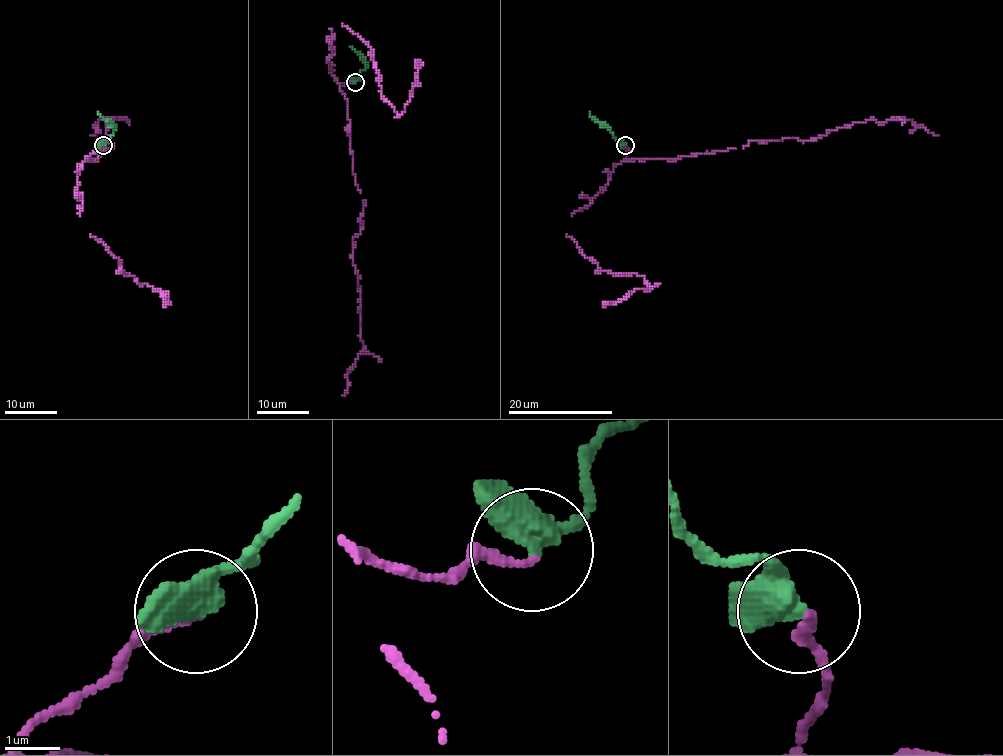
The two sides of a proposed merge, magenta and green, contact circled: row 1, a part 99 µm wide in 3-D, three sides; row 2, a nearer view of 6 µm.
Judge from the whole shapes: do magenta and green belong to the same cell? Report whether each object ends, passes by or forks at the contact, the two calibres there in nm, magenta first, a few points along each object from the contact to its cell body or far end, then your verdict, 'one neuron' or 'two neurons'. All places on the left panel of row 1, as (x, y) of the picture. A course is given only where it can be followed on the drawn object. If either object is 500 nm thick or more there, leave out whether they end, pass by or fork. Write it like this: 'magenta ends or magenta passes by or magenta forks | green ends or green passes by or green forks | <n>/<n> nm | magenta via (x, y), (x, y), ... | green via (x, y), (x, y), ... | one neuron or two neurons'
magenta ends | green passes by | 160/440 nm | magenta via (102, 145), (87, 159), (113, 146), (100, 141), (109, 117), (89, 136) | green via (102, 145), (113, 133), (114, 124), (98, 112) | one neuron

